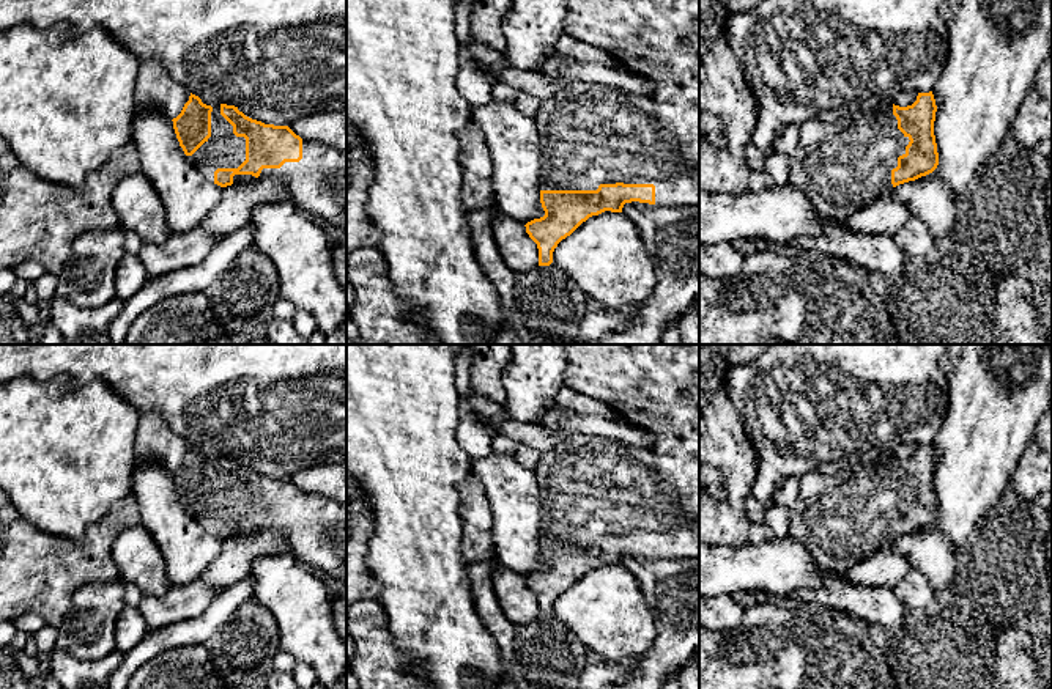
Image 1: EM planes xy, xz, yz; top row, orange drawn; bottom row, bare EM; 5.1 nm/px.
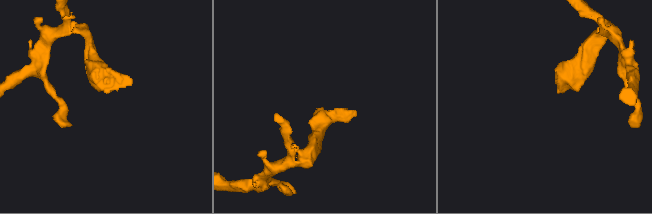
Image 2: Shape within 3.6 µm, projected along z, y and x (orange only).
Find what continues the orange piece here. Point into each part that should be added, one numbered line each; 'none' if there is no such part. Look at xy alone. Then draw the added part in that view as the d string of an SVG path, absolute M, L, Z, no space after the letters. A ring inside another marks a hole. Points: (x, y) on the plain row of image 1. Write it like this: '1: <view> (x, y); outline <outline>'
1: xy (224, 502); outline M220 458L211 464L211 489L187 513L214 536L217 521L238 521L246 513L246 491L233 486L233 478L220 467Z

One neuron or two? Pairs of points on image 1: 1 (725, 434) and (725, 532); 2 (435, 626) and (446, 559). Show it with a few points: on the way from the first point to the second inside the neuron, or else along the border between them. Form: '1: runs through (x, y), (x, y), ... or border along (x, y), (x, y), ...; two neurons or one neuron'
1: runs through (734, 458), (734, 501), (731, 508); one neuron
2: runs through (440, 609), (446, 603), (446, 576); one neuron

